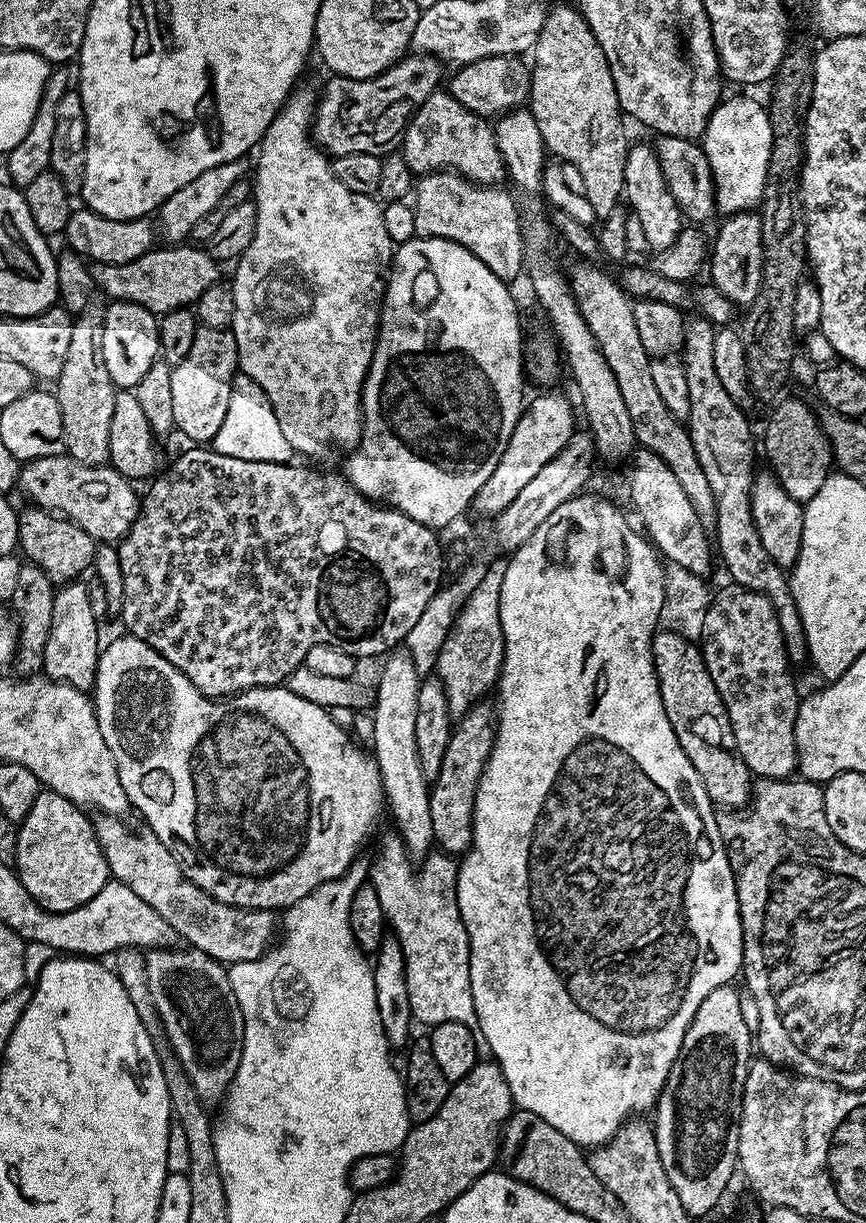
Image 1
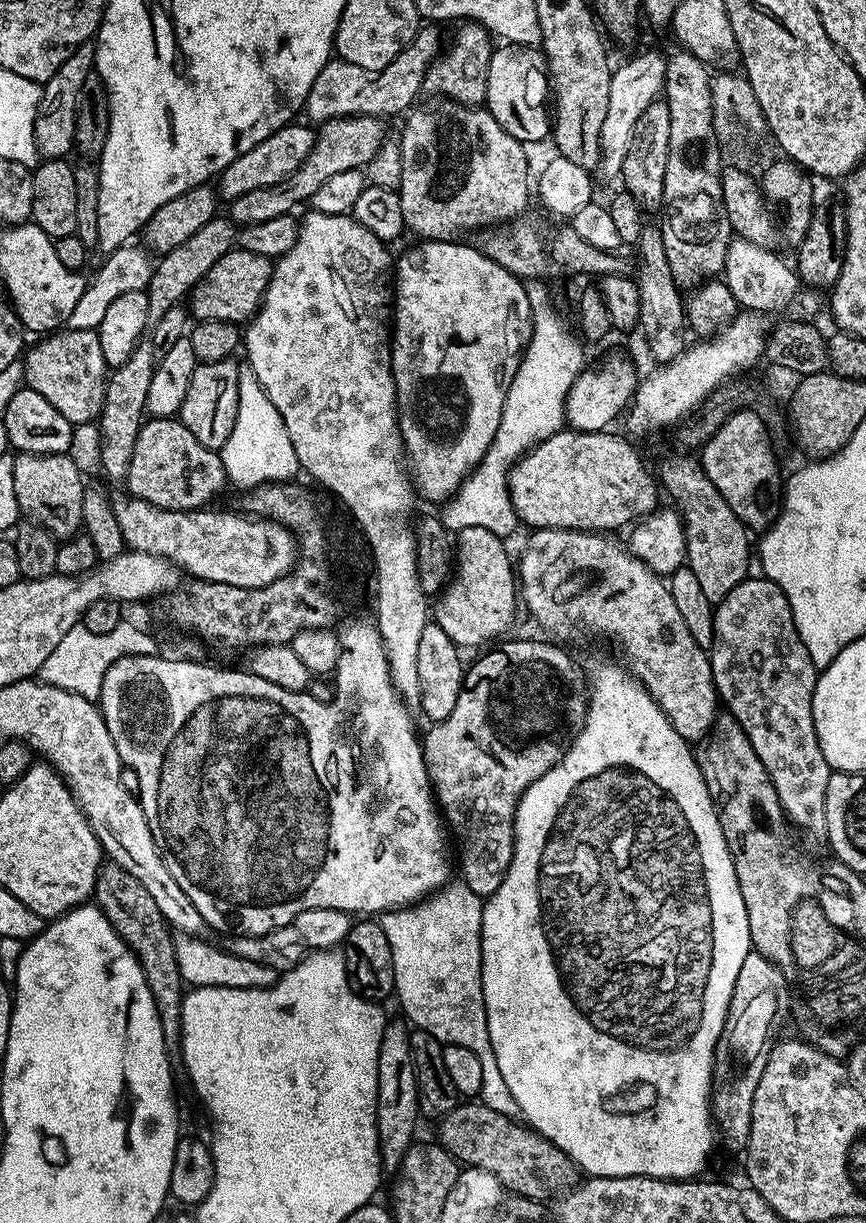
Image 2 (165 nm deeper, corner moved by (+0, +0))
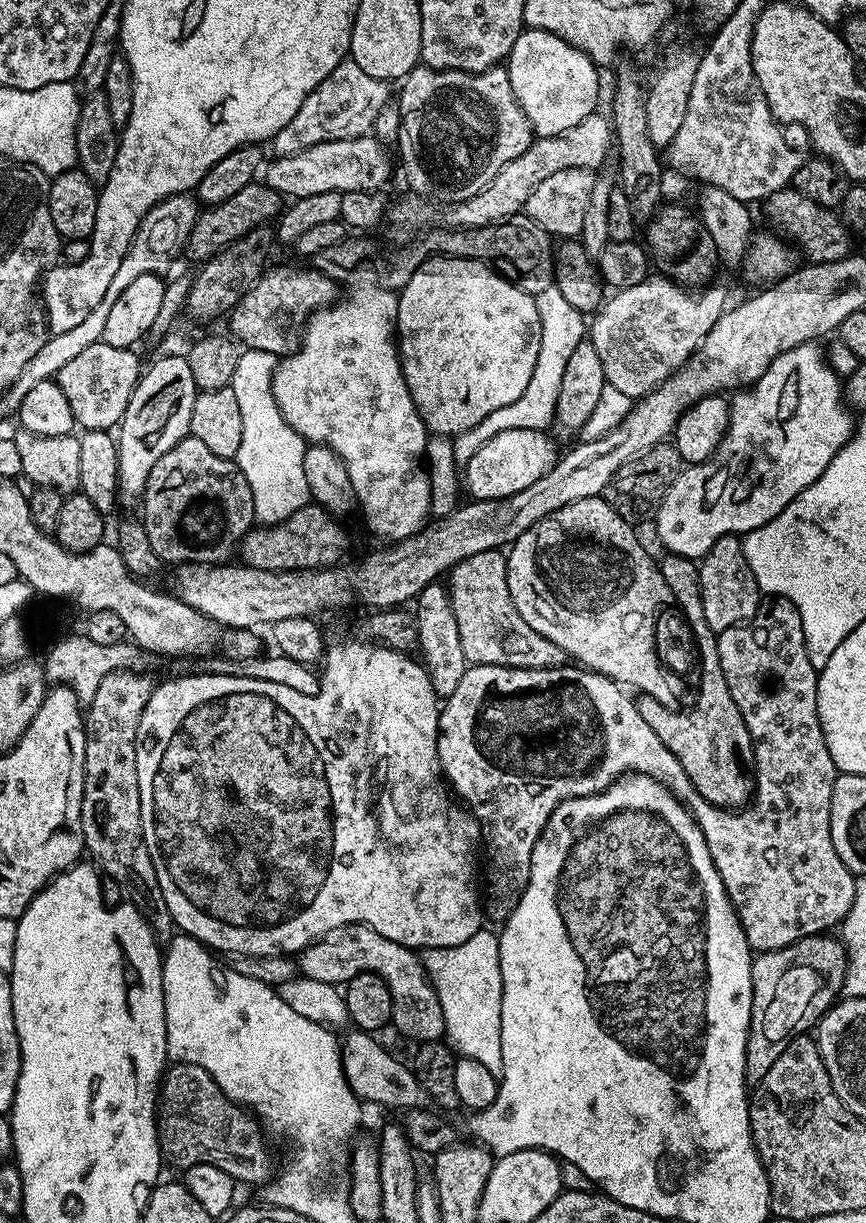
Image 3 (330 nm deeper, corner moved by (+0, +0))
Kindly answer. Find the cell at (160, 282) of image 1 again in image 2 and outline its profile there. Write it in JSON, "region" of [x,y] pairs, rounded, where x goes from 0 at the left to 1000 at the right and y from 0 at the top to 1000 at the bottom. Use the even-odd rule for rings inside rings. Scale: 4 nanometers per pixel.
{"region":[[[276,201],[269,202],[233,228],[219,240],[219,255],[227,262],[255,262],[274,267],[294,258],[307,240],[307,234],[314,226],[316,216],[303,208],[289,208],[289,204]]]}

